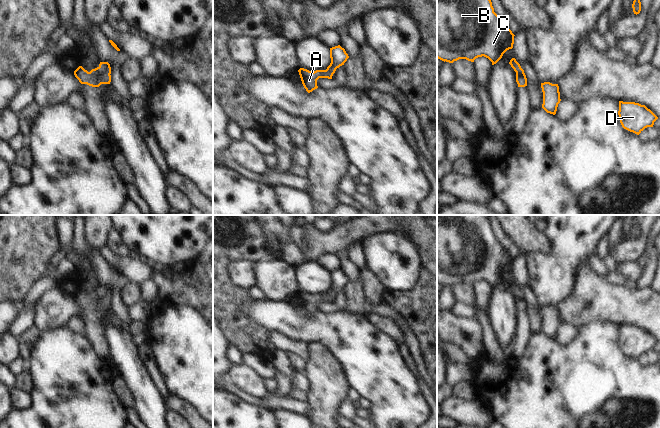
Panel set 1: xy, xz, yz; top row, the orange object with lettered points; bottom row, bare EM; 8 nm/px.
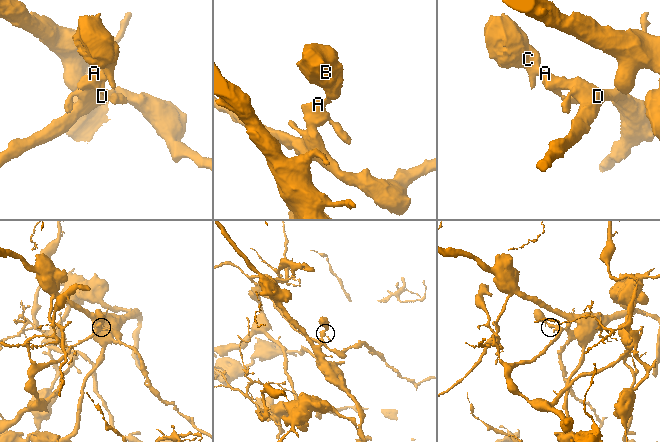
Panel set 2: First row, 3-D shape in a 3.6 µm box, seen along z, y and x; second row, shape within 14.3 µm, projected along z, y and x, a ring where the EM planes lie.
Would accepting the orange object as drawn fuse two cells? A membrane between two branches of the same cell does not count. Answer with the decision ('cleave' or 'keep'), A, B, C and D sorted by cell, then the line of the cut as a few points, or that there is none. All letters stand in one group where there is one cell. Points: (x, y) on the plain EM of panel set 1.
keep; groups A B C D; cut none

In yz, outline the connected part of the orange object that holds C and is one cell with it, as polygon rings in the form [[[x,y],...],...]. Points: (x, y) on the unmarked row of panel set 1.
[[[437,215],[437,282],[453,287],[459,283],[474,286],[478,281],[486,281],[492,289],[503,278],[513,272],[514,258],[494,236],[492,226],[486,215]]]

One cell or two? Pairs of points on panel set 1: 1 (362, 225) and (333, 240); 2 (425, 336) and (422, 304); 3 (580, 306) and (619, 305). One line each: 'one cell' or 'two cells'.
1: one cell
2: one cell
3: one cell

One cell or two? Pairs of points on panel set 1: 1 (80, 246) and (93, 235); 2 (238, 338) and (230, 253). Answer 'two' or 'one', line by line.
1: two
2: one

